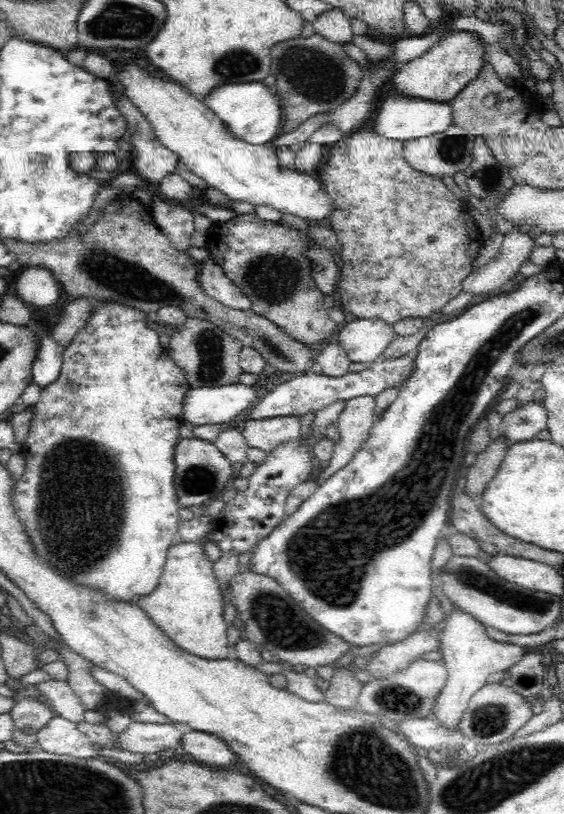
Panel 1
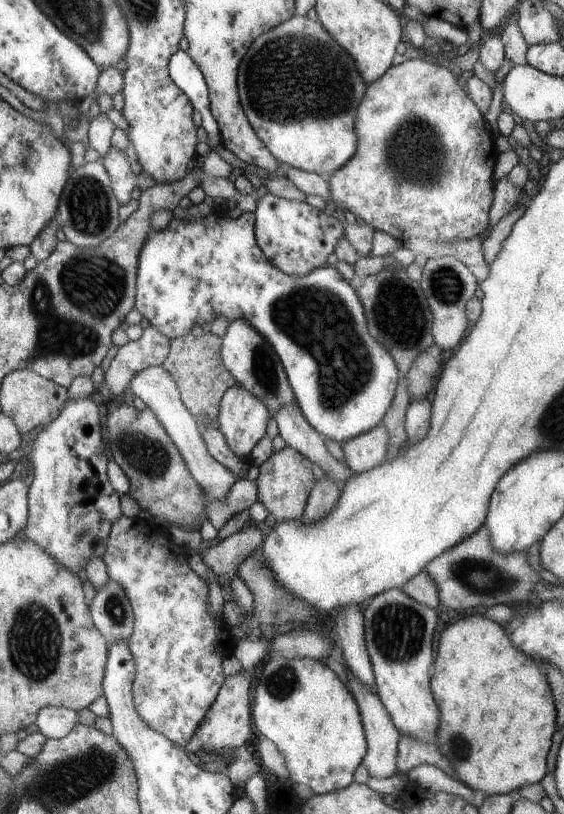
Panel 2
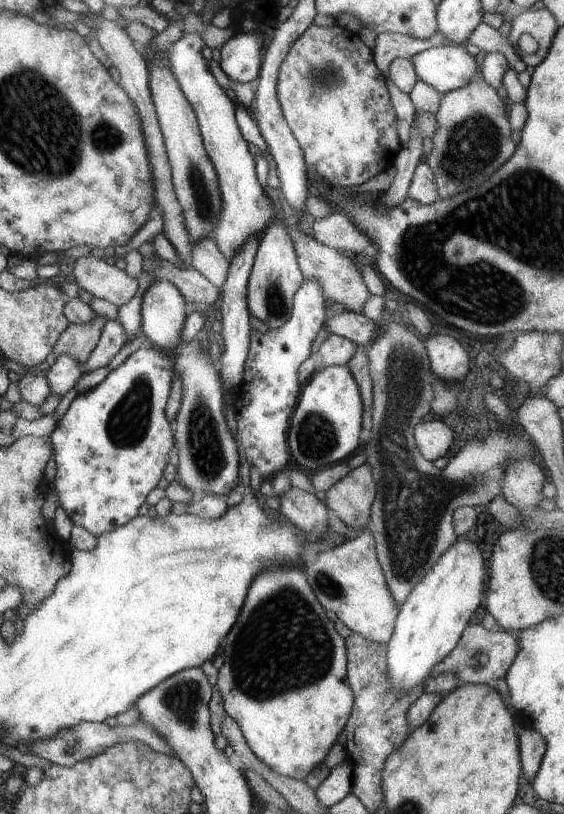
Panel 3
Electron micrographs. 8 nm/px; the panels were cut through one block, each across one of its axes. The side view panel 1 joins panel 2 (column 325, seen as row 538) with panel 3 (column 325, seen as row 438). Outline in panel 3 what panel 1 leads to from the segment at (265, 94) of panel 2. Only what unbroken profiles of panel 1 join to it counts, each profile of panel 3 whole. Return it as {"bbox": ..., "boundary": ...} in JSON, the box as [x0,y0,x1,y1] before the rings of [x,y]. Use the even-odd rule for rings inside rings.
{"bbox":[276,23,401,187],"boundary":[[[311,23],[289,46],[286,55],[282,58],[277,71],[276,95],[282,110],[284,119],[288,124],[289,130],[292,132],[293,138],[297,141],[302,152],[304,163],[311,166],[318,176],[325,180],[329,185],[337,185],[338,187],[357,186],[369,180],[372,176],[377,176],[383,170],[393,166],[394,158],[401,145],[397,137],[397,128],[395,127],[395,111],[391,101],[389,101],[389,94],[385,87],[385,78],[380,74],[380,71],[375,66],[373,61],[372,49],[368,48],[357,35],[357,31],[351,29],[344,29],[338,25],[331,25],[328,27],[317,26]]]}

